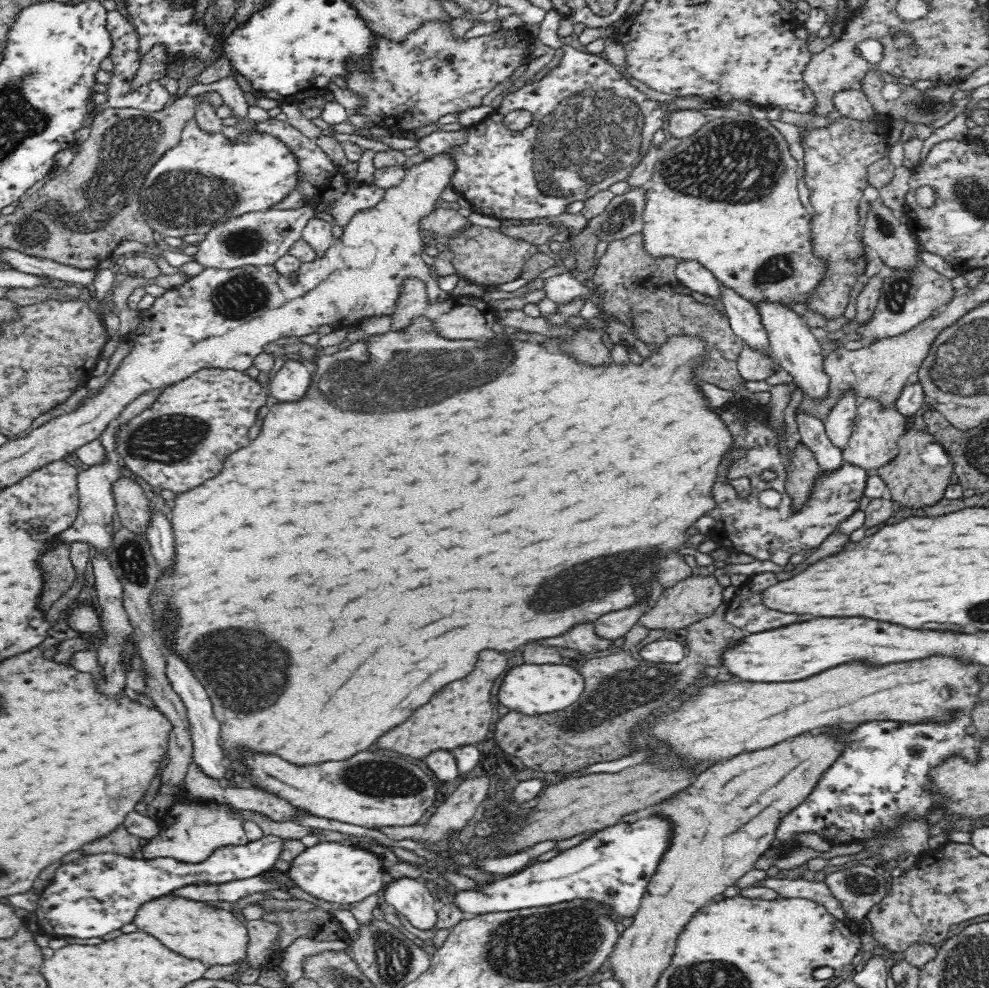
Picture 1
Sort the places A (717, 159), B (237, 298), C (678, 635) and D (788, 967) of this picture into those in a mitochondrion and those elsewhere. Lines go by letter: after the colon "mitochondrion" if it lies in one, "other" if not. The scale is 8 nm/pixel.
A: mitochondrion
B: mitochondrion
C: other
D: other

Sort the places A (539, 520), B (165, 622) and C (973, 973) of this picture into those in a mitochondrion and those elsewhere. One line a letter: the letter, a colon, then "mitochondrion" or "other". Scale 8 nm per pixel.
A: other
B: other
C: mitochondrion

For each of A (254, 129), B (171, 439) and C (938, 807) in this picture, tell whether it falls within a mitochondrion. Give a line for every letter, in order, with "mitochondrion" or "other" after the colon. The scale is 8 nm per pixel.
A: other
B: mitochondrion
C: other

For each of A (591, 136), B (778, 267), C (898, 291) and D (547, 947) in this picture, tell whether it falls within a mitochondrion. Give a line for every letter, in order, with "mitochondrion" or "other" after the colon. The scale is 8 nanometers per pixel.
A: mitochondrion
B: mitochondrion
C: mitochondrion
D: mitochondrion

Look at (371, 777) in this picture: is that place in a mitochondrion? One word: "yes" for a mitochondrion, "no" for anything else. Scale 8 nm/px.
yes

